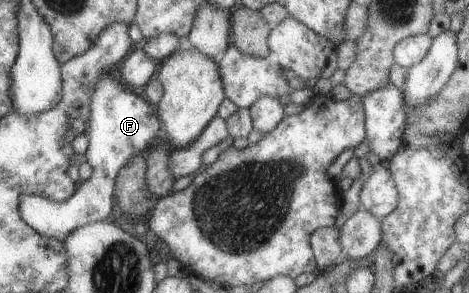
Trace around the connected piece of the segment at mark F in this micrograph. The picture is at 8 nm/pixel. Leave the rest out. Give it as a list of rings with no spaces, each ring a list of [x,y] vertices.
[[[106,74],[96,85],[92,102],[91,117],[86,123],[89,147],[87,162],[93,168],[92,176],[79,184],[78,191],[65,202],[50,201],[46,197],[33,194],[23,195],[20,209],[24,220],[37,232],[50,238],[57,238],[64,244],[77,228],[103,221],[115,211],[115,178],[119,169],[131,156],[147,149],[156,133],[161,129],[157,110],[140,95],[125,91],[125,87],[115,75]]]

